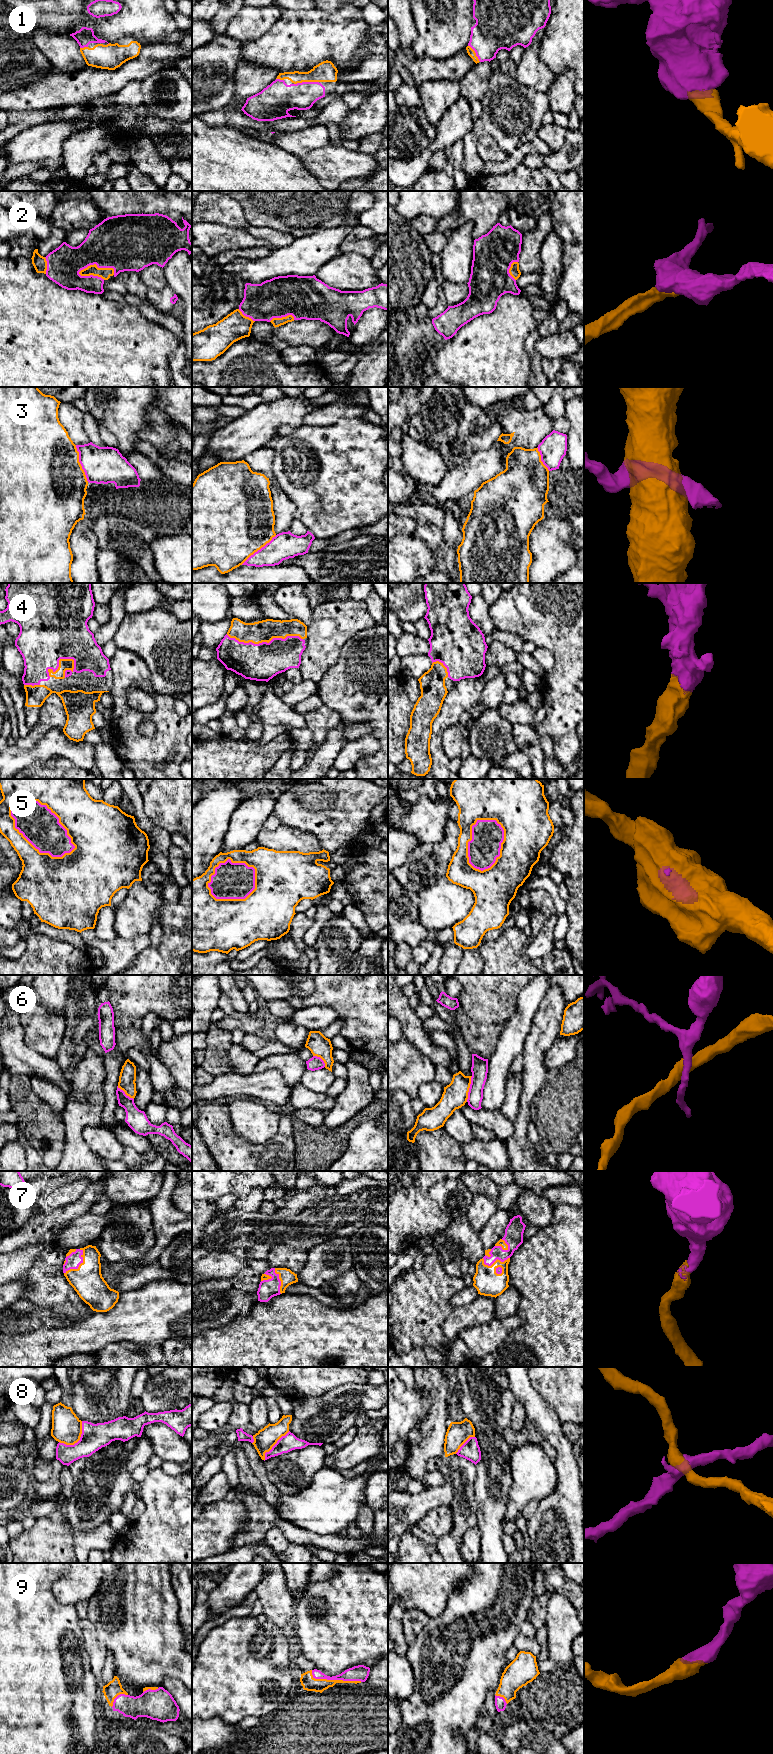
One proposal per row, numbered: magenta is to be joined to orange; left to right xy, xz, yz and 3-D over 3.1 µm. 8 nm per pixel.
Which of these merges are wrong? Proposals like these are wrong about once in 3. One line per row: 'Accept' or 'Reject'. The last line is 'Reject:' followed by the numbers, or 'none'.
1: Accept
2: Accept
3: Reject
4: Accept
5: Accept
6: Reject
7: Accept
8: Reject
9: Accept
Reject: 3, 6, 8

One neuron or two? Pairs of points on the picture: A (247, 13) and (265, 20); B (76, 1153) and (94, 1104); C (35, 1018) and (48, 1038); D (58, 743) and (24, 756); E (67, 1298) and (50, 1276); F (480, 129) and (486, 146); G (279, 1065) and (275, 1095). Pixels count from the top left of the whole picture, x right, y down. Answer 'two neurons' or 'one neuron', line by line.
A: one neuron
B: one neuron
C: one neuron
D: one neuron
E: one neuron
F: two neurons
G: two neurons

